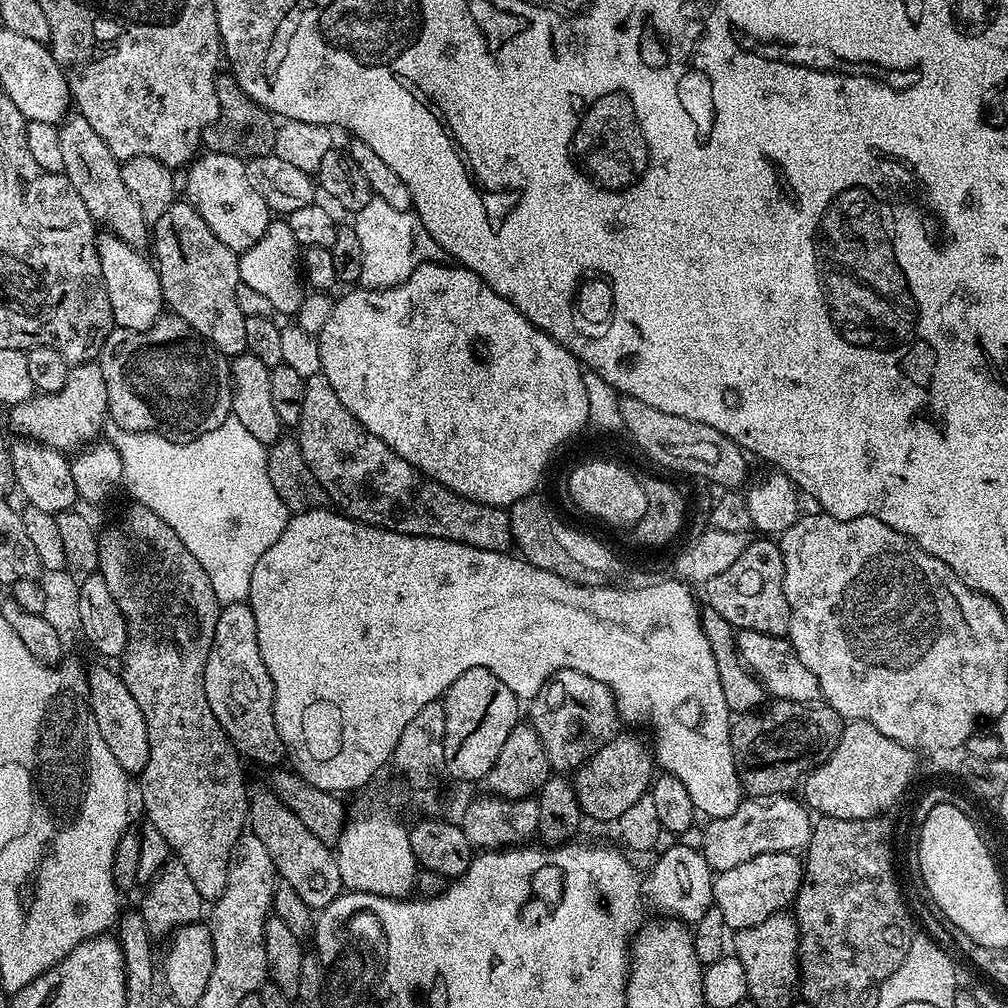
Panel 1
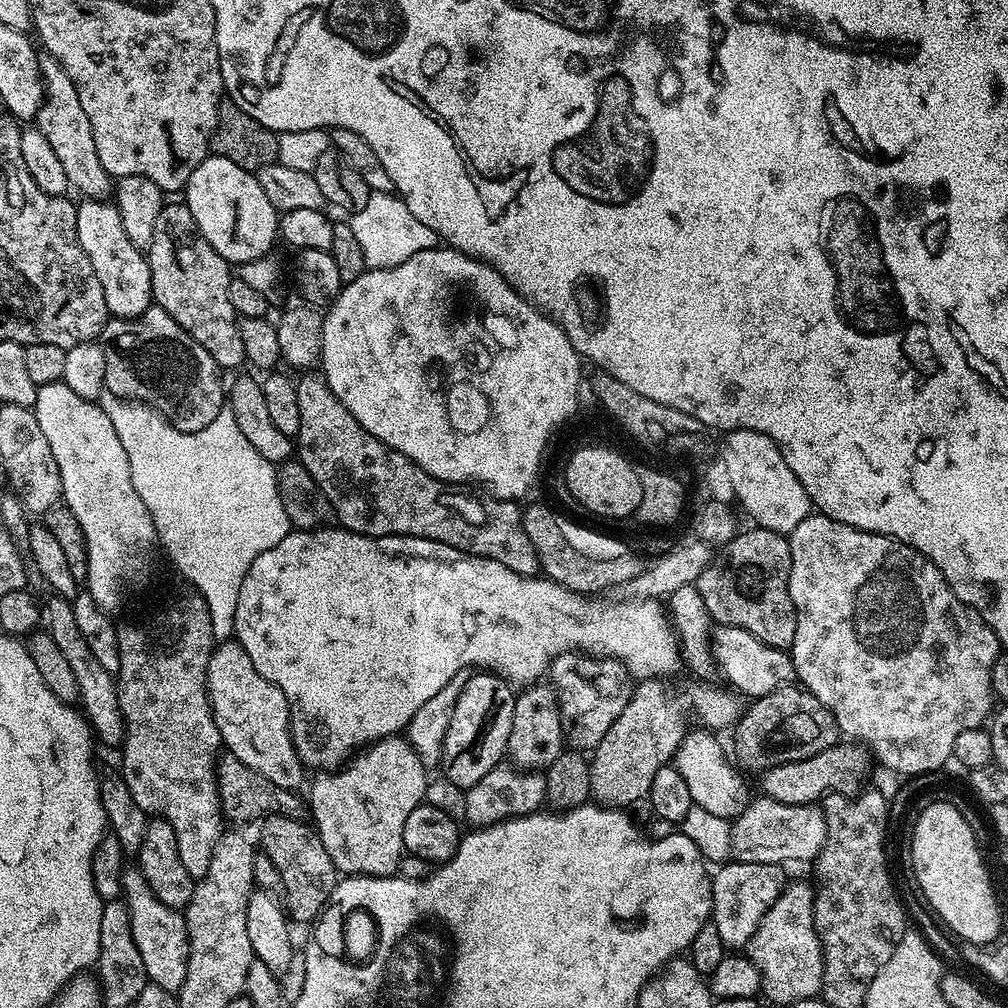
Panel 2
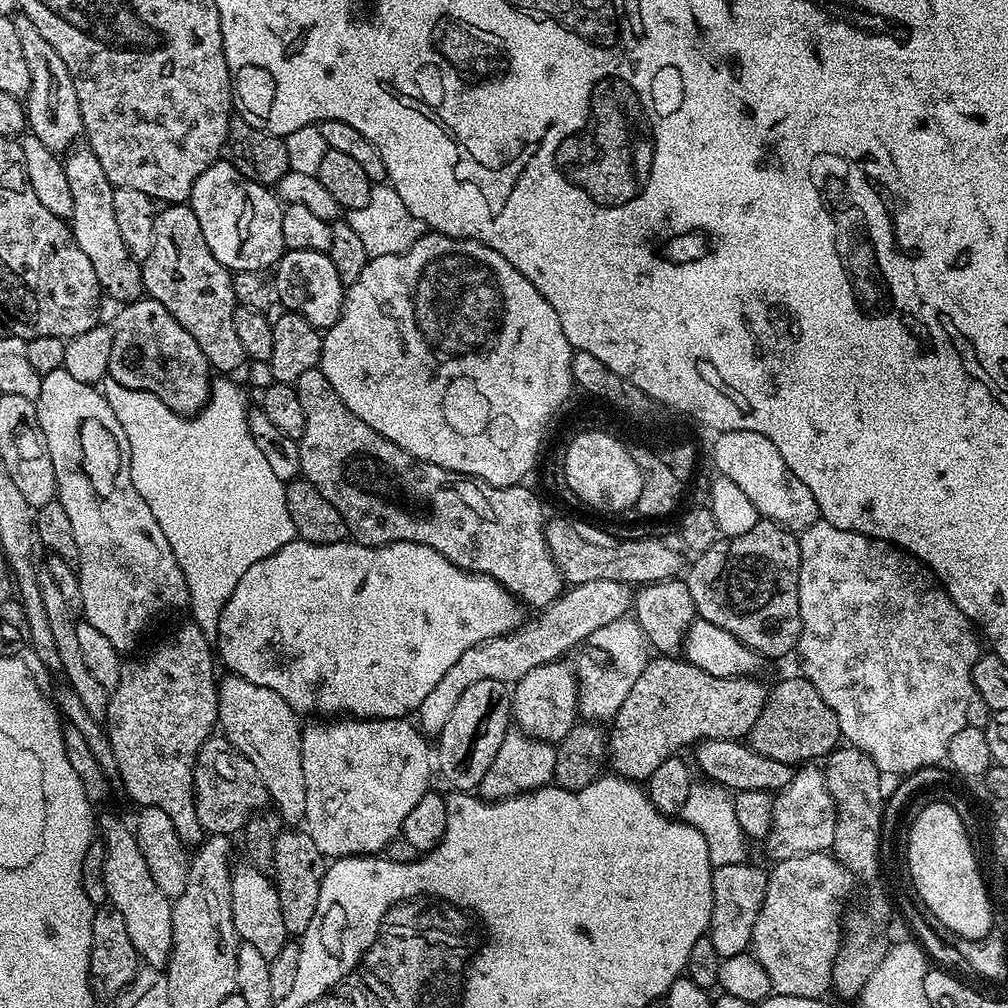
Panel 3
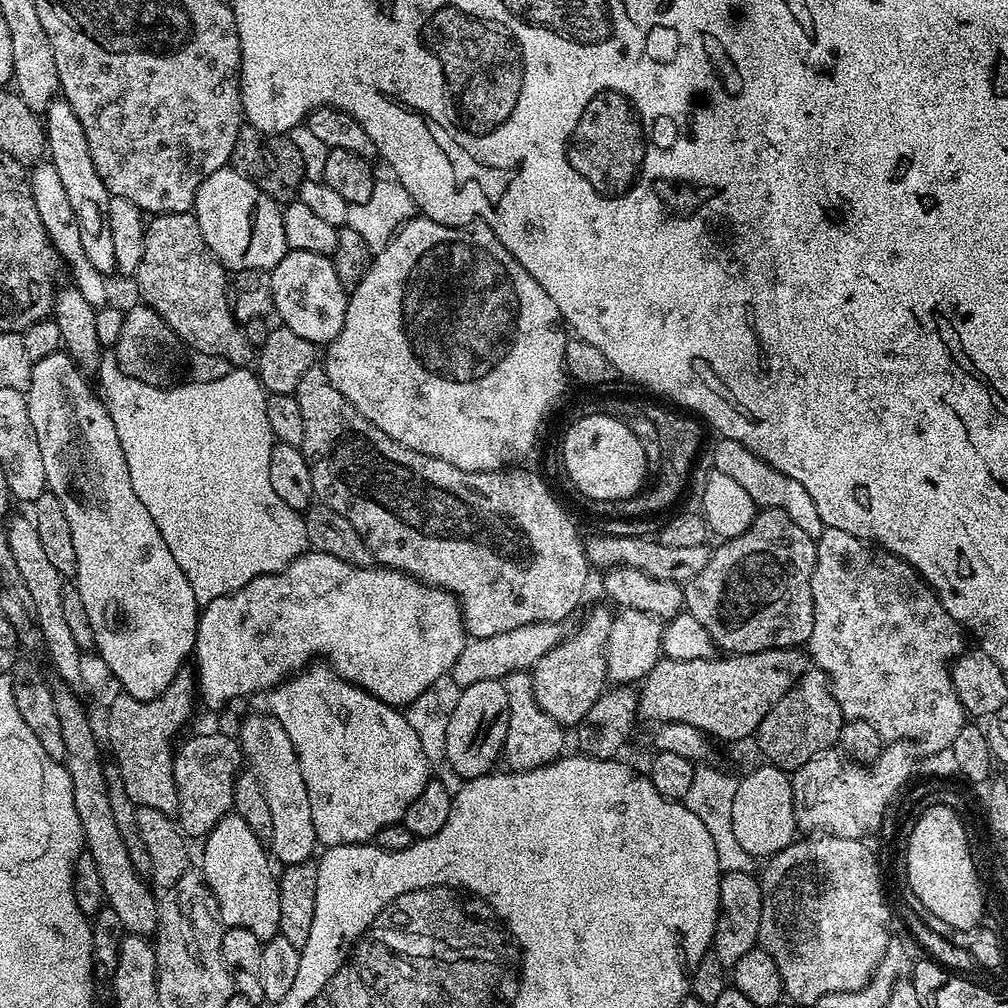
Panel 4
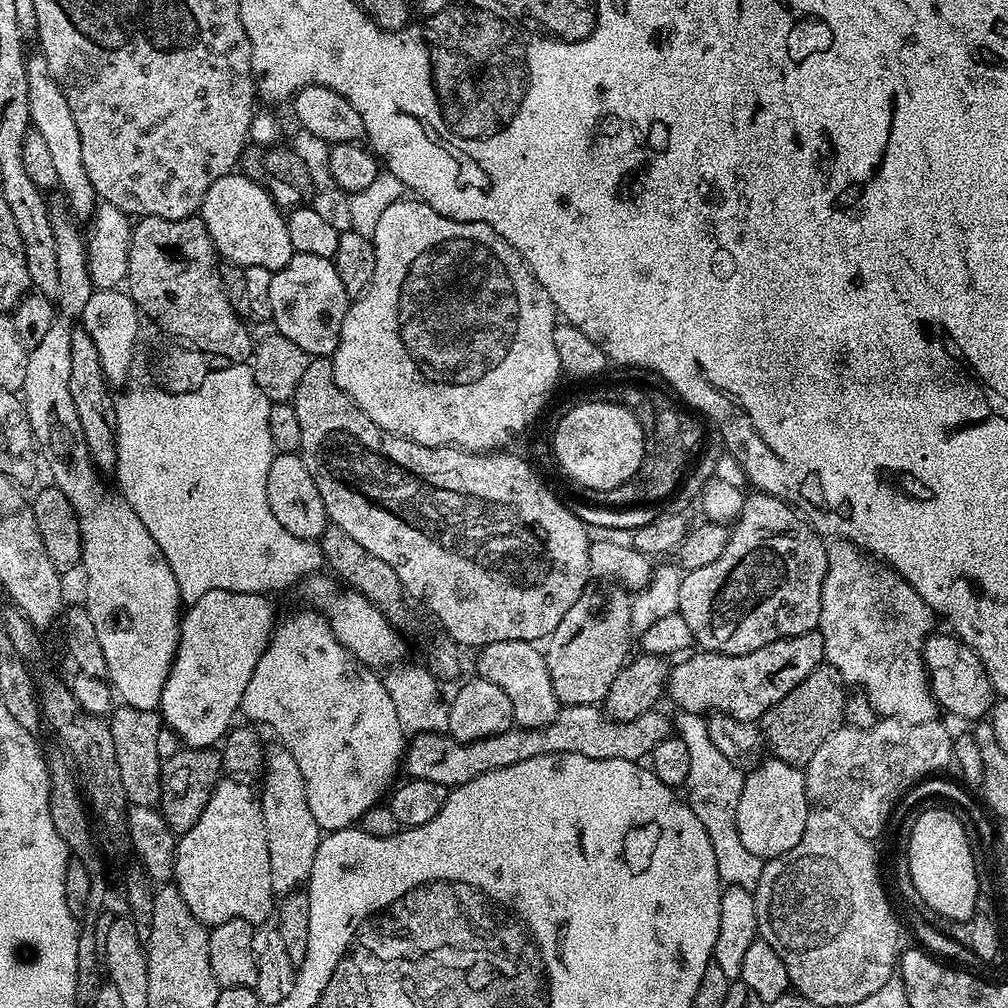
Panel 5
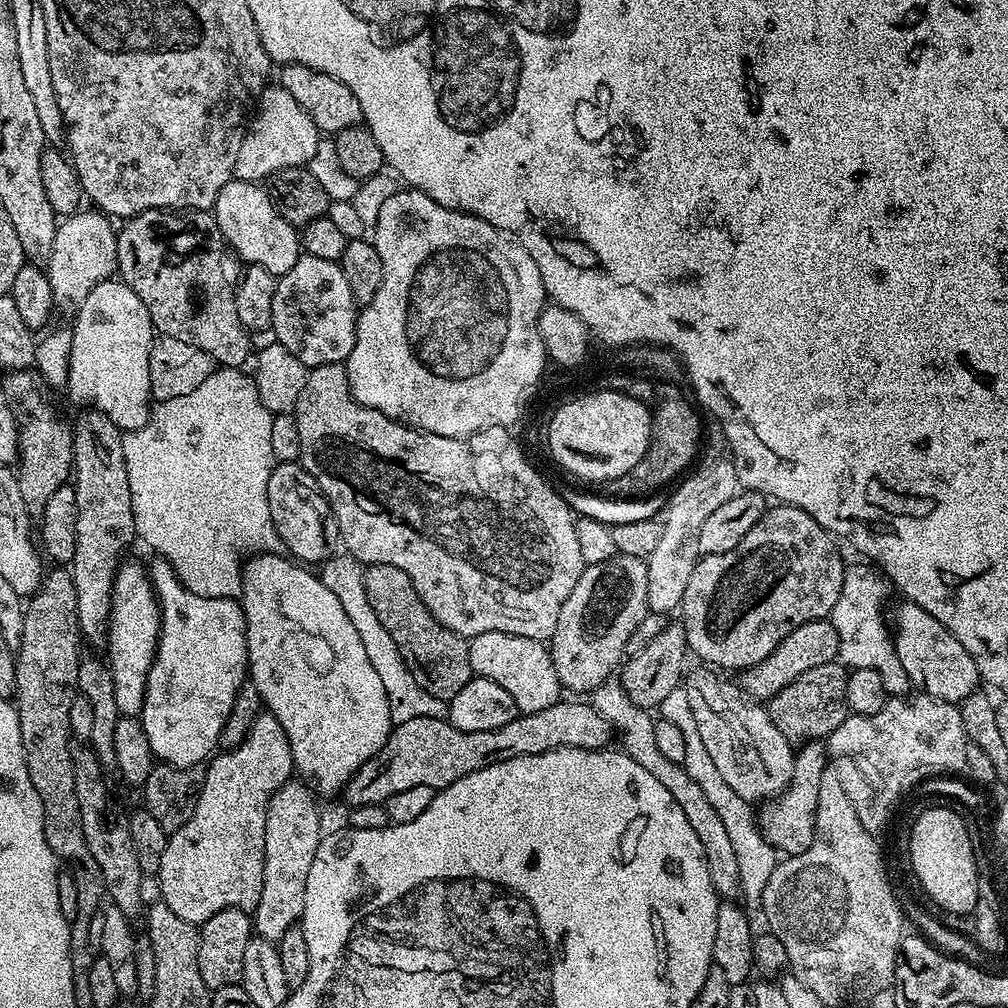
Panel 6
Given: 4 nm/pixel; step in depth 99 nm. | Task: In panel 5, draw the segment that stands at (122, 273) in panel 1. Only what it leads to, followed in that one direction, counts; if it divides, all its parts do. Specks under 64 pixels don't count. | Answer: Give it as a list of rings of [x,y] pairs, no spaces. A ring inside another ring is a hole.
[[[42,54],[29,55],[26,64],[26,78],[29,79],[29,118],[31,127],[46,142],[58,173],[59,191],[68,195],[67,207],[77,221],[91,221],[98,203],[94,186],[90,186],[90,178],[86,174],[86,165],[82,162],[82,138],[78,134],[78,125],[74,123],[74,114],[66,103],[66,94],[62,94],[62,86],[54,82],[50,74],[50,66],[46,66],[46,58]]]

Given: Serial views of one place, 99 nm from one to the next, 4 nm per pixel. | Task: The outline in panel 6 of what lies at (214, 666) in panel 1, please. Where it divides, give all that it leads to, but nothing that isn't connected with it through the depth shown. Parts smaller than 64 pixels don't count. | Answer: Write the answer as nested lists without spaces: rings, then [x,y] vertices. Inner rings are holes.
[[[299,778],[287,780],[270,798],[266,814],[266,854],[264,855],[264,889],[254,909],[255,935],[278,942],[286,930],[297,927],[304,914],[306,877],[314,866],[314,854],[322,839],[320,808],[311,788]]]

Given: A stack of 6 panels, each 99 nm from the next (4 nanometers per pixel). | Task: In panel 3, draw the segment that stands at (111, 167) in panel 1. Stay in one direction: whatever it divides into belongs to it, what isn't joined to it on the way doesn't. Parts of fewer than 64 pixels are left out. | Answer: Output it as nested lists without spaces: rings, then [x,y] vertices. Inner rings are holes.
[[[23,14],[14,19],[14,30],[18,30],[18,42],[22,42],[22,54],[26,57],[26,66],[30,66],[30,90],[26,97],[26,124],[31,135],[45,144],[50,151],[64,154],[81,139],[84,131],[82,110],[78,106],[78,94],[74,91],[74,78],[66,70],[66,62],[58,58],[58,50],[42,38],[38,26],[30,22]]]

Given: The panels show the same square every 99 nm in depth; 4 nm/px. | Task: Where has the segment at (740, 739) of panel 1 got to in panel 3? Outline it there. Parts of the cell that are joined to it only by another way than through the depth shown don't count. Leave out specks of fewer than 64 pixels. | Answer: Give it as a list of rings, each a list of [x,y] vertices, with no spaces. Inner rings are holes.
[[[795,675],[771,685],[768,701],[764,704],[762,714],[758,714],[758,722],[754,722],[752,727],[750,746],[758,754],[774,758],[774,762],[800,766],[815,761],[812,760],[815,756],[827,757],[841,743],[842,737],[838,718],[834,710],[822,702],[822,694],[814,690],[804,675]]]

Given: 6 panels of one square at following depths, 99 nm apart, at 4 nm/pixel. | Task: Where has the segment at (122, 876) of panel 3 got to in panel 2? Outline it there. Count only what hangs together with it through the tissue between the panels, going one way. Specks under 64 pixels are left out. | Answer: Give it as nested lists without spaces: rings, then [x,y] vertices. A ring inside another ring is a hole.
[[[136,866],[124,869],[122,896],[128,905],[134,946],[138,946],[138,954],[142,954],[142,966],[146,966],[149,981],[162,990],[179,993],[188,969],[188,922],[185,913],[160,901]]]

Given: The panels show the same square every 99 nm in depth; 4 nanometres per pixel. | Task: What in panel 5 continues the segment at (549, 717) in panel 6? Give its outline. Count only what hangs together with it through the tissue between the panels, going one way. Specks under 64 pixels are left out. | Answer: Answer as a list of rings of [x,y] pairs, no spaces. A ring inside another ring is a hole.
[[[566,704],[560,713],[541,728],[513,726],[502,734],[463,744],[442,732],[418,732],[407,741],[402,761],[403,771],[411,779],[444,784],[449,790],[457,784],[470,782],[478,774],[514,766],[514,762],[526,762],[526,758],[545,756],[555,752],[582,754],[586,758],[622,758],[637,762],[651,757],[654,746],[673,735],[673,721],[653,710],[633,720],[612,720],[597,705],[574,706]]]

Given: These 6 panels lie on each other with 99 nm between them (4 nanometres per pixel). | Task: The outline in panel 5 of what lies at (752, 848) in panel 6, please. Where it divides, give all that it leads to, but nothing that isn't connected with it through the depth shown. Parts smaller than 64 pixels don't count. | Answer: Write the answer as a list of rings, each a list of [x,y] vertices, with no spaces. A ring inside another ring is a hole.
[[[679,711],[676,716],[673,719],[675,733],[683,738],[689,748],[690,769],[684,785],[686,799],[710,835],[720,881],[725,885],[738,885],[748,891],[755,891],[764,861],[742,845],[735,821],[745,775],[733,765],[735,763],[731,757],[722,754],[718,746],[714,745],[714,740],[709,736],[708,721],[703,715]]]

